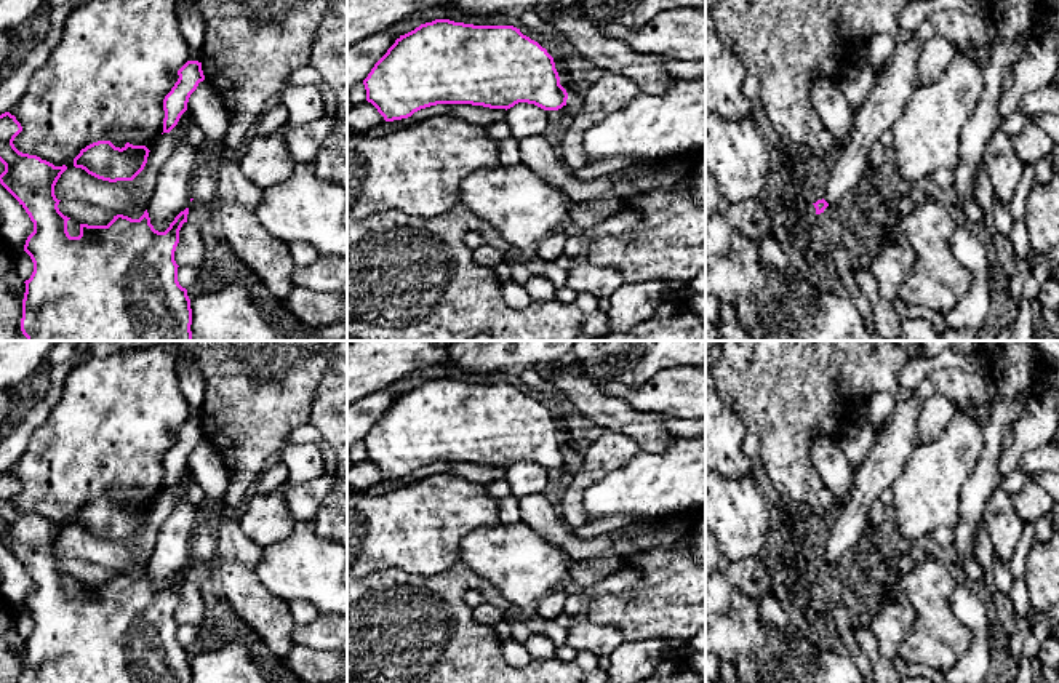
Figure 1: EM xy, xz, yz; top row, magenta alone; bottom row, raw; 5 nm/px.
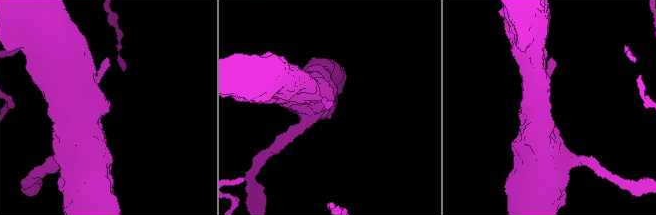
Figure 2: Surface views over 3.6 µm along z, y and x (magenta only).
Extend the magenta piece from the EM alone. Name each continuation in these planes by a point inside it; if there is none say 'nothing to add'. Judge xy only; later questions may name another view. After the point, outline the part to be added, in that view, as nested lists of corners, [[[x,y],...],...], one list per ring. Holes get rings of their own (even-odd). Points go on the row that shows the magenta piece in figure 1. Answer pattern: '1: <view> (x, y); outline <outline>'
nothing to add

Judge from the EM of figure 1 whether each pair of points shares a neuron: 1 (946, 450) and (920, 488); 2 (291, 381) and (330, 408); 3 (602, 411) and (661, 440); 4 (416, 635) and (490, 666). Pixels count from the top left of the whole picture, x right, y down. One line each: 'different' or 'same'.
1: same
2: different
3: same
4: same

